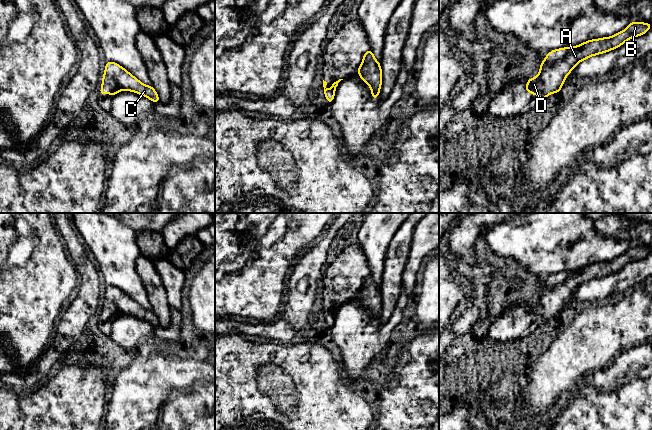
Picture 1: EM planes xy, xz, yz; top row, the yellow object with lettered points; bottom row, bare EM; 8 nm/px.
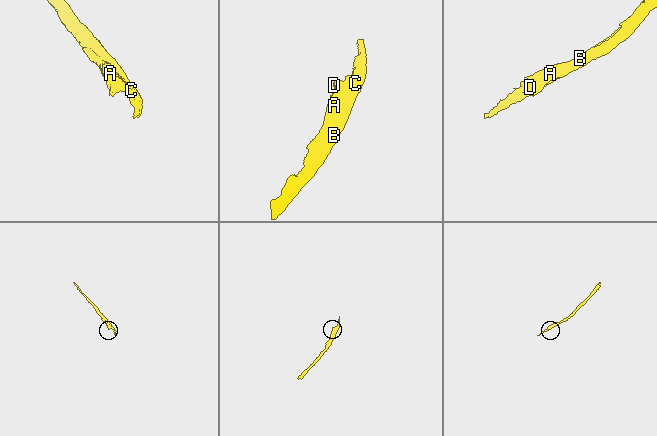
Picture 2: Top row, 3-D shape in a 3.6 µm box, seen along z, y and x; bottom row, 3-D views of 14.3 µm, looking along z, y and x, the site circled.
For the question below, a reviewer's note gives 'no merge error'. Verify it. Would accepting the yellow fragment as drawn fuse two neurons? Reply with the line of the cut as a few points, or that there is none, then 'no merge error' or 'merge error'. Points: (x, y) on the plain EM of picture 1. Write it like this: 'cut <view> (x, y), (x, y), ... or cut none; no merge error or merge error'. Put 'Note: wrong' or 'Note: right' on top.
Note: right
cut none; no merge error

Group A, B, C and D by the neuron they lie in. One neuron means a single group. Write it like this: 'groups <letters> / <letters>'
groups A B C D

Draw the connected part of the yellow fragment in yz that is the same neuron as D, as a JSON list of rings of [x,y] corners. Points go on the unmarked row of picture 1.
[[[631,246],[626,253],[611,261],[588,264],[574,271],[550,275],[540,289],[540,295],[523,311],[530,318],[539,319],[544,324],[549,318],[559,317],[565,302],[581,285],[598,278],[614,274],[627,264],[645,258],[652,248]]]

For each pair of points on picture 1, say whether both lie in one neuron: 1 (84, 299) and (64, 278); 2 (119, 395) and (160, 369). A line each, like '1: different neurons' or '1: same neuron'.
1: different neurons
2: same neuron

